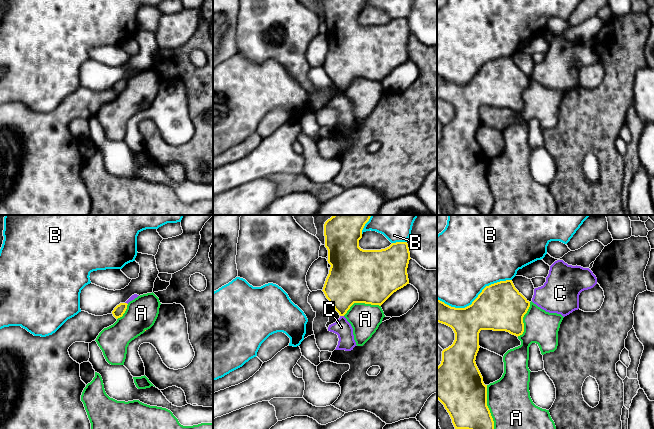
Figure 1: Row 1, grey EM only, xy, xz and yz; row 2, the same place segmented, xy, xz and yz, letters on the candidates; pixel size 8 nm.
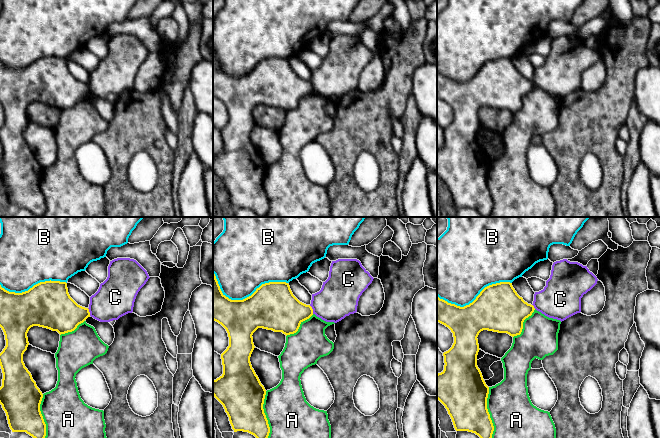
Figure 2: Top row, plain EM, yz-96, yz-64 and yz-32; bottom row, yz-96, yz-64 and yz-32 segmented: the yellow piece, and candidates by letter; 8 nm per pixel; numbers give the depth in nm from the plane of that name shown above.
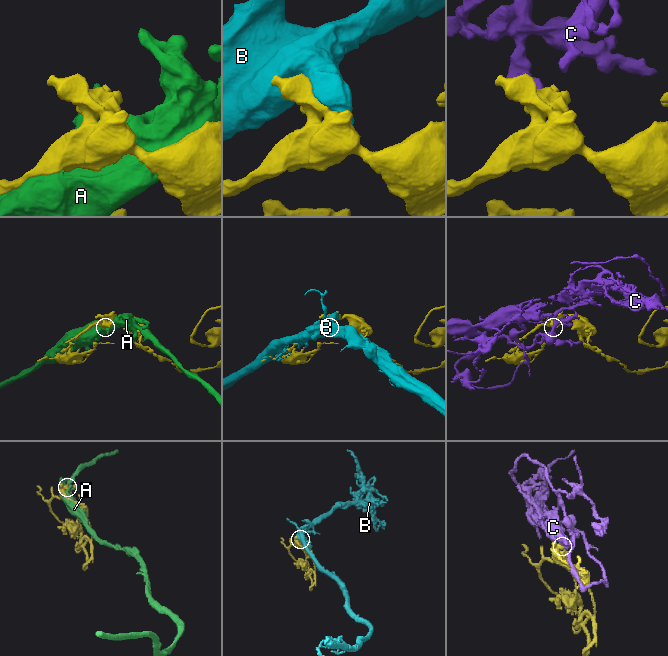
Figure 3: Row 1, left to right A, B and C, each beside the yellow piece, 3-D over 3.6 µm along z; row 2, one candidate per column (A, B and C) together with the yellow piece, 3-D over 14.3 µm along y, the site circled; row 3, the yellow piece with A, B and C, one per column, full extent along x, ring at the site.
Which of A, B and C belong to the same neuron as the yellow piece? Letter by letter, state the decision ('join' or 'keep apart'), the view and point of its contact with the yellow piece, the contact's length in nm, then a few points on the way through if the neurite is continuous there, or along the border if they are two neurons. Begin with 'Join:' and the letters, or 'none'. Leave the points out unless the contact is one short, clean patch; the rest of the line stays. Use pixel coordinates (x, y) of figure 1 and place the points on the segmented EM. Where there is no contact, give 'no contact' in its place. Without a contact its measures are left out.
Join: C
A: keep apart | yz (487, 407) | 360 nm
B: keep apart | yz (475, 299) | 600 nm
C: join | xz (342, 315) | 30 nm | across xz (345, 284), (342, 291), (342, 315), (342, 328), (344, 330)

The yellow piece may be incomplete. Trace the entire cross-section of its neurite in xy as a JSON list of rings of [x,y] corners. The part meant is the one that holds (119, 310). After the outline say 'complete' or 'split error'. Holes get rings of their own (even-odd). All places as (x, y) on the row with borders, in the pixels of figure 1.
[[[134,294],[132,295],[125,303],[120,303],[119,305],[117,305],[114,310],[112,311],[113,316],[118,319],[120,317],[123,316],[123,314],[125,313],[126,309],[127,309],[127,305],[130,301],[134,300],[135,298],[137,298],[139,295]]]; split error

